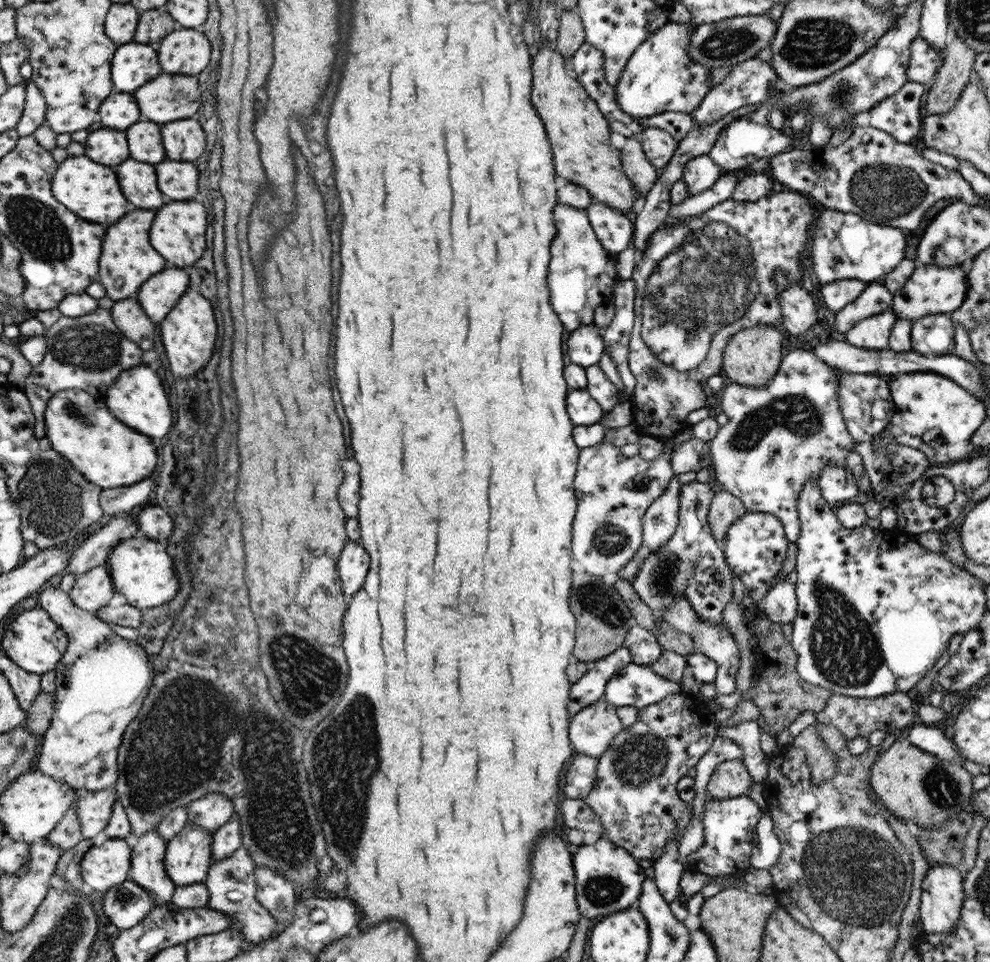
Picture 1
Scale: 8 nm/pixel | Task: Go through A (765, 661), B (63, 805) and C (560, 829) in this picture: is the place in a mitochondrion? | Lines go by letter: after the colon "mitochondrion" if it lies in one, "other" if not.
A: other
B: other
C: other

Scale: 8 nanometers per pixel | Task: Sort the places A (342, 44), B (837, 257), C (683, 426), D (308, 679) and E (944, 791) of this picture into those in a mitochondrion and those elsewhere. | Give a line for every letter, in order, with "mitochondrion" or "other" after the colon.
A: other
B: mitochondrion
C: other
D: mitochondrion
E: mitochondrion

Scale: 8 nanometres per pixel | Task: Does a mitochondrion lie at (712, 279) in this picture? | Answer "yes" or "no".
yes

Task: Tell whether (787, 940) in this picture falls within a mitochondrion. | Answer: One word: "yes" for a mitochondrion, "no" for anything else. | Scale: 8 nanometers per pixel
no

